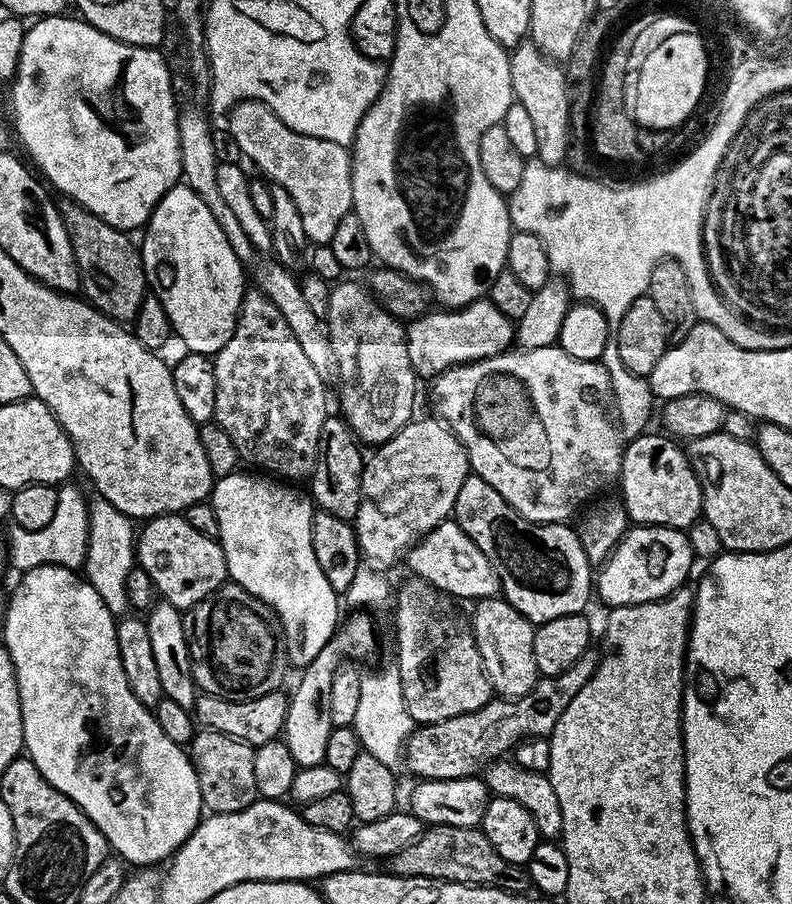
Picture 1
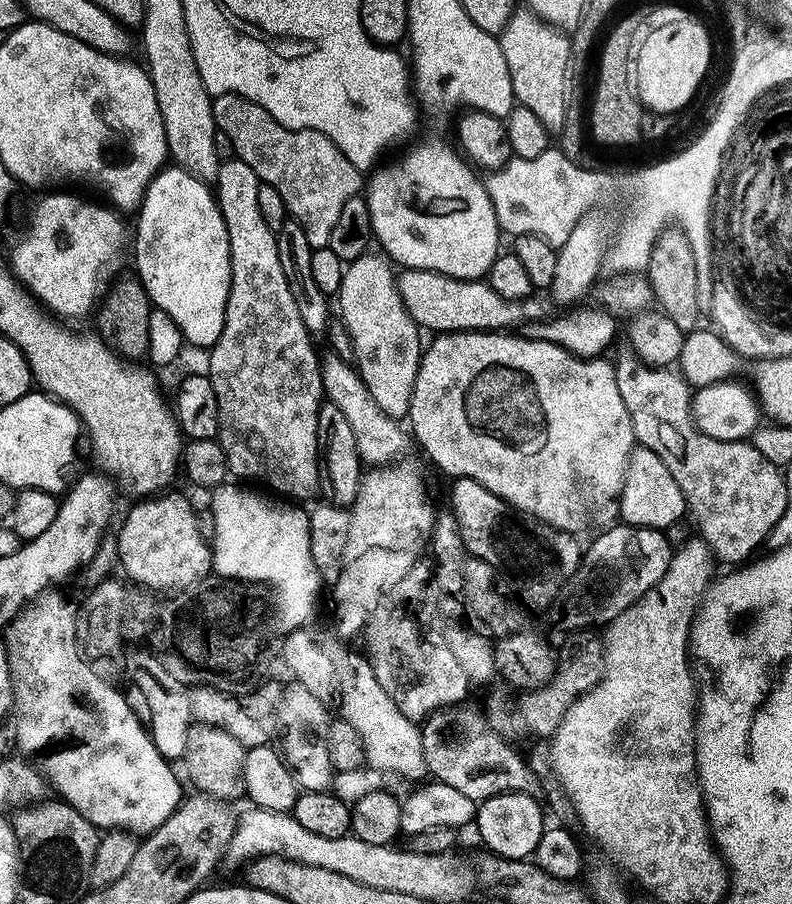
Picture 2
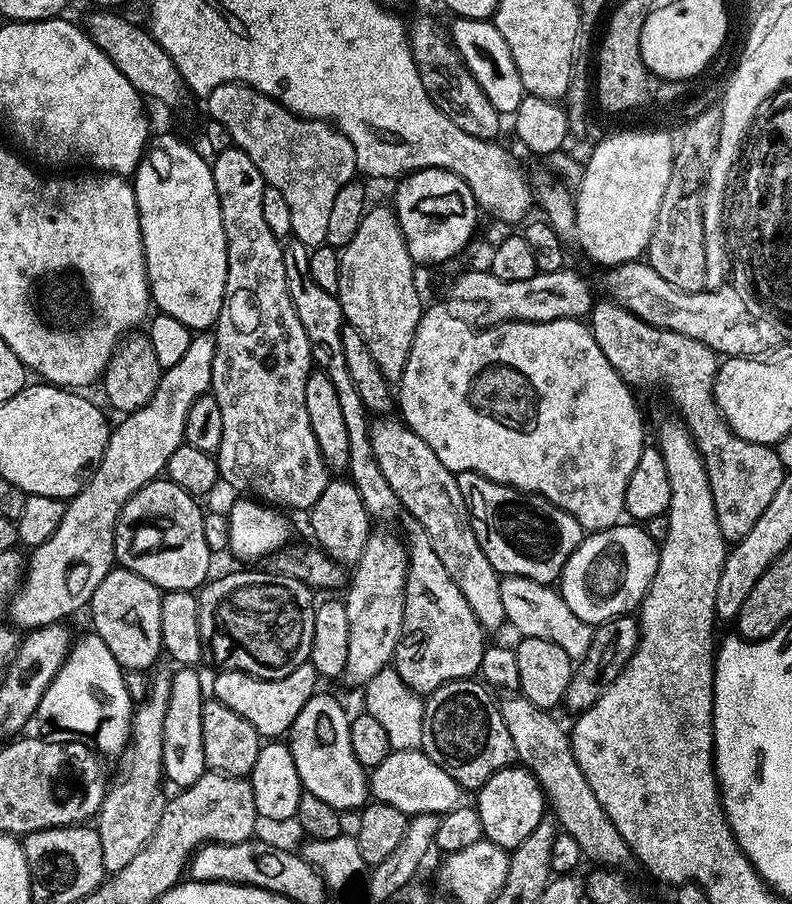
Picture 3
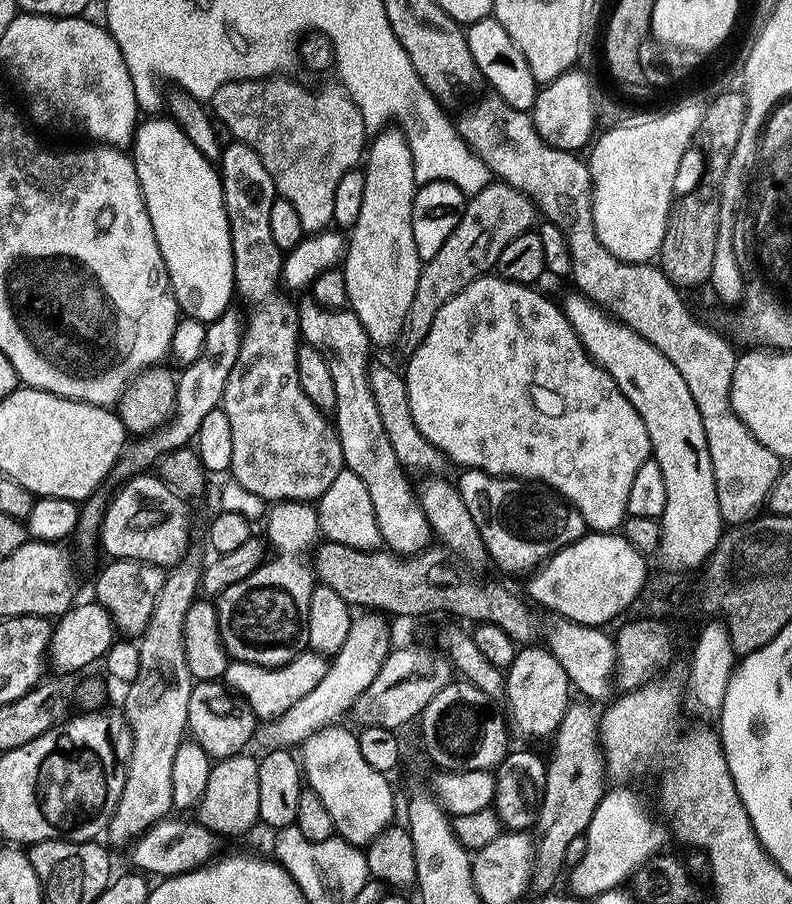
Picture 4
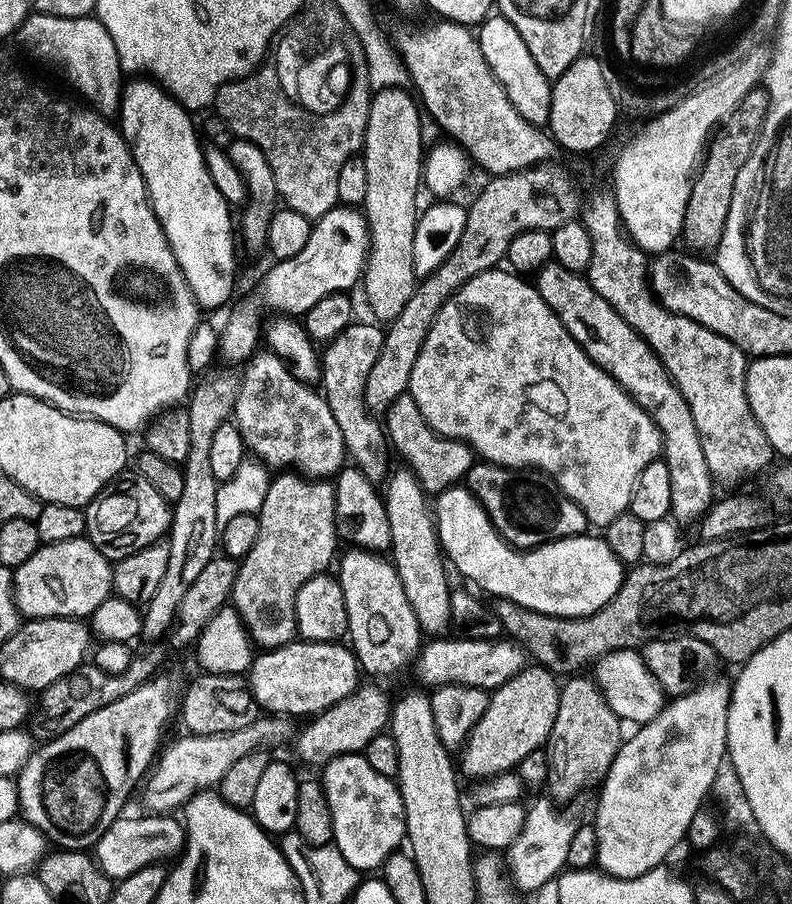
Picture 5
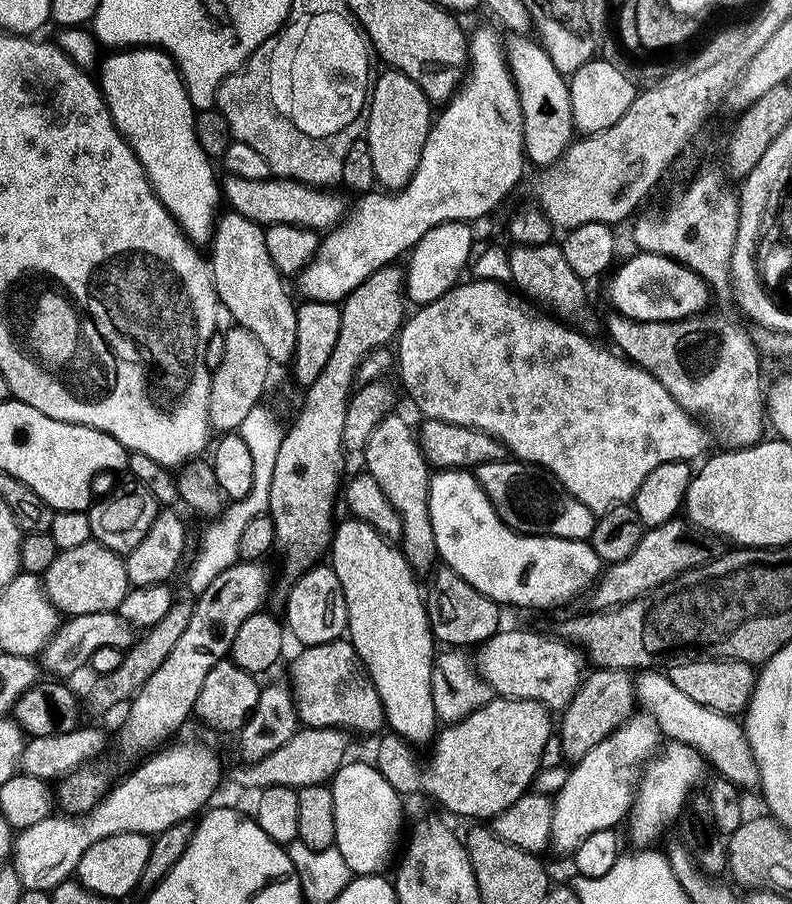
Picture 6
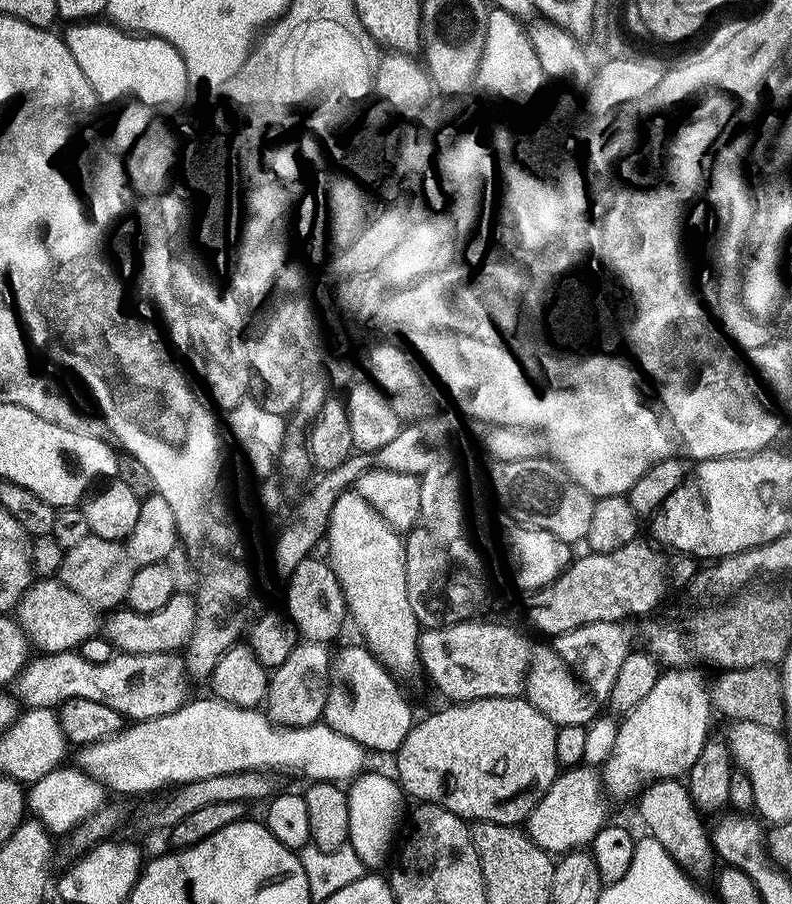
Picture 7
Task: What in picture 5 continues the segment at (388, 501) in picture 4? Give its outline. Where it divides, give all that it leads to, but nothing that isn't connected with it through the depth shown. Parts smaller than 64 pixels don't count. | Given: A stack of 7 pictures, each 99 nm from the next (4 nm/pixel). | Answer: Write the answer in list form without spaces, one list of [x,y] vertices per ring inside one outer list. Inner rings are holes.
[[[352,322],[333,340],[323,345],[320,379],[324,401],[330,406],[330,414],[334,414],[334,422],[338,422],[338,430],[342,430],[344,446],[351,463],[362,474],[366,474],[368,480],[380,482],[390,472],[390,445],[383,423],[368,411],[364,391],[366,378],[370,378],[370,366],[378,362],[378,354],[384,345],[385,329],[379,323],[371,323]]]

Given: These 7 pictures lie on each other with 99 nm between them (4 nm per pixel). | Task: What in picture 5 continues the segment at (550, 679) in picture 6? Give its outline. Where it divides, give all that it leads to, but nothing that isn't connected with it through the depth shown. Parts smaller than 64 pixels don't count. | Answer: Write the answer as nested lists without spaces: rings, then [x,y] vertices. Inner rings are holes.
[[[432,638],[421,647],[415,661],[414,669],[420,675],[425,689],[435,690],[447,684],[461,684],[471,688],[495,690],[501,688],[510,678],[514,678],[526,666],[526,652],[515,640],[470,640],[455,638]]]

